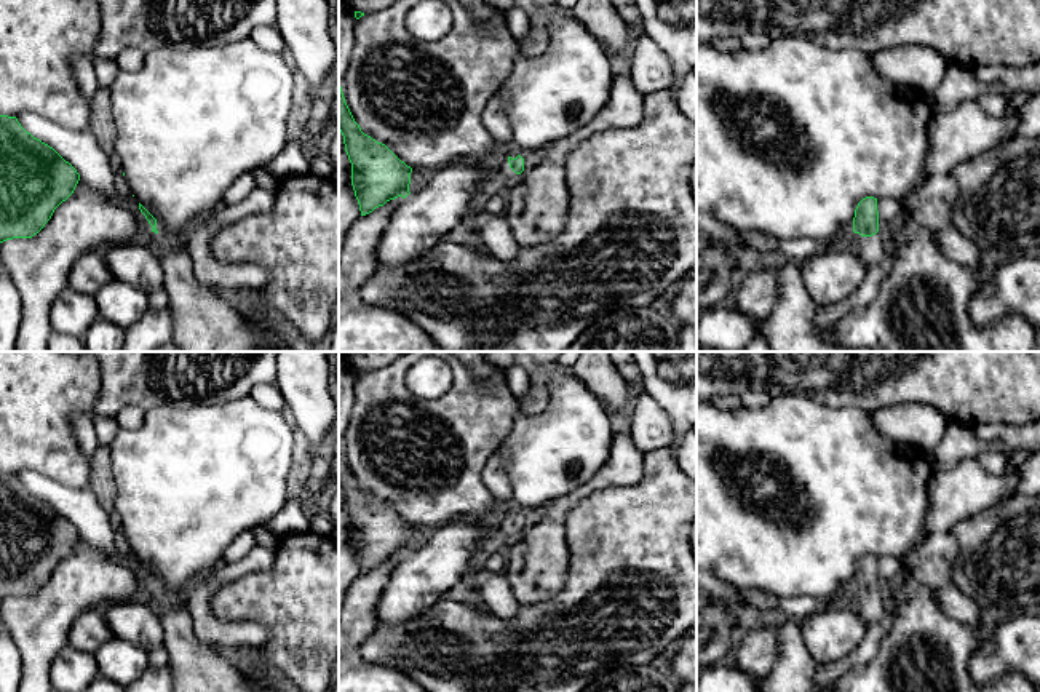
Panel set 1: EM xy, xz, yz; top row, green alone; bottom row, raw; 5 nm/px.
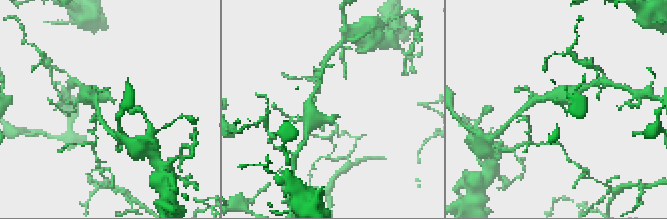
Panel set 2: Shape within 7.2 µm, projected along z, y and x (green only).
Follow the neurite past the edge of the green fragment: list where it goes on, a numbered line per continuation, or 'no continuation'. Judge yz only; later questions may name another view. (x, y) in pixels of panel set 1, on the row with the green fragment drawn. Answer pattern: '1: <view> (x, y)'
1: yz (871, 250)

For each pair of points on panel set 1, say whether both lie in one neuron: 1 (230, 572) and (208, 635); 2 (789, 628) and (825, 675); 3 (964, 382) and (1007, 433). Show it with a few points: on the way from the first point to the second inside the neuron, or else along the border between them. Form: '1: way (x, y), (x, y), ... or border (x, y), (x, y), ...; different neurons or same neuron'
1: way (213, 584), (205, 592), (205, 617); same neuron
2: border (820, 667), (813, 675); different neurons
3: border (1023, 424), (972, 425); different neurons

